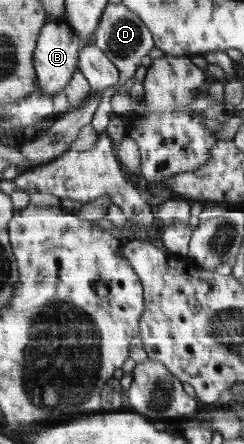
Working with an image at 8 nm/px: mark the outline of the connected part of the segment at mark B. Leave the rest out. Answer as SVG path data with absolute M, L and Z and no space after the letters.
M48 17L50 21L43 27L42 33L38 40L38 47L35 50L35 68L38 73L39 88L37 91L54 98L57 93L64 91L71 81L74 79L75 73L79 70L80 51L83 49L81 39L76 35L71 23L67 21L67 17L63 19L59 17Z

